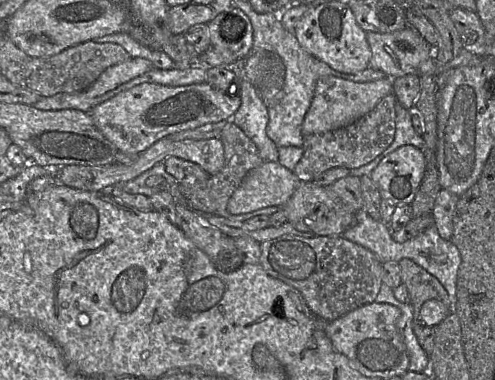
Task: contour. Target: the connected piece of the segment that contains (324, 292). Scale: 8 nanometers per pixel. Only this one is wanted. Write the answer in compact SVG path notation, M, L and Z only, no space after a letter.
M286 234L260 243L260 265L268 275L295 288L319 319L330 322L372 302L383 284L383 262L342 236Z

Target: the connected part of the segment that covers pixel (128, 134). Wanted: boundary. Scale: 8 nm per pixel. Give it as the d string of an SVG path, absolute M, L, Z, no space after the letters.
M143 83L95 106L89 115L118 152L140 154L174 133L229 120L240 105L240 96L229 96L207 83L179 87Z

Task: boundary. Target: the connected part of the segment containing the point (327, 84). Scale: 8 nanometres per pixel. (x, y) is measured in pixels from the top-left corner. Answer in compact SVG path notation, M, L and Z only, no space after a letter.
M335 76L321 77L303 124L303 136L320 134L348 126L370 112L377 103L393 93L392 79L388 76L372 82L353 82Z

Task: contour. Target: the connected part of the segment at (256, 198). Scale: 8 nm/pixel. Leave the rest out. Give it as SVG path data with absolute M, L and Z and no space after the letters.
M263 162L250 170L227 204L232 215L246 214L268 206L282 206L301 181L278 162Z

